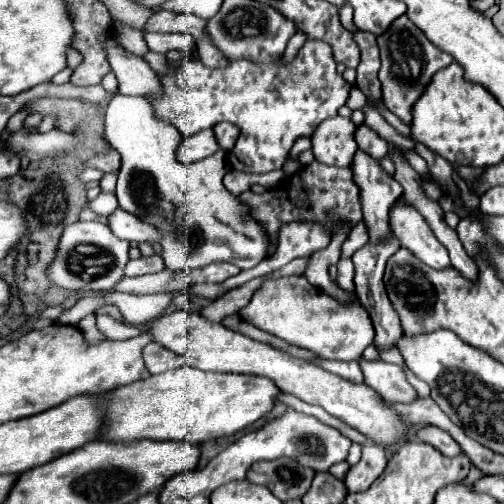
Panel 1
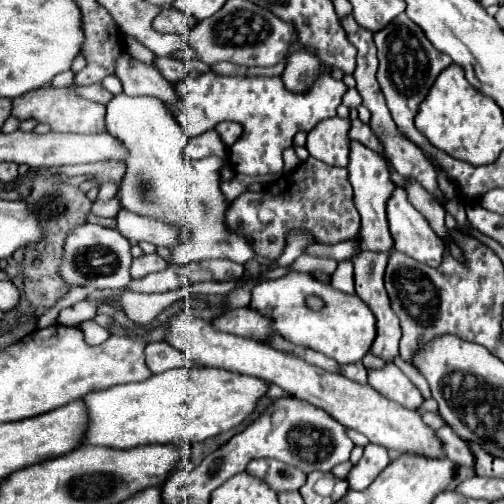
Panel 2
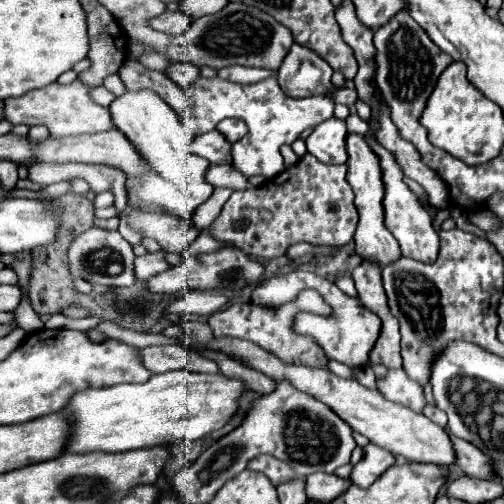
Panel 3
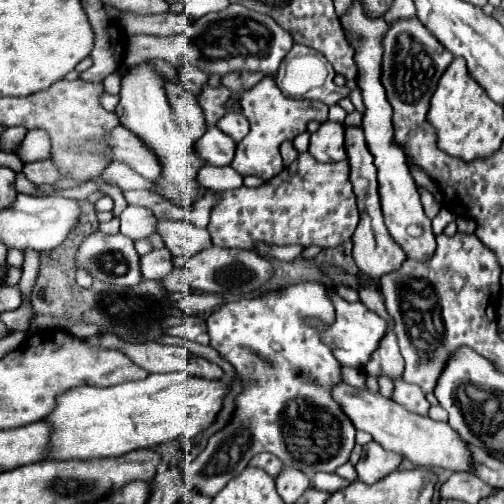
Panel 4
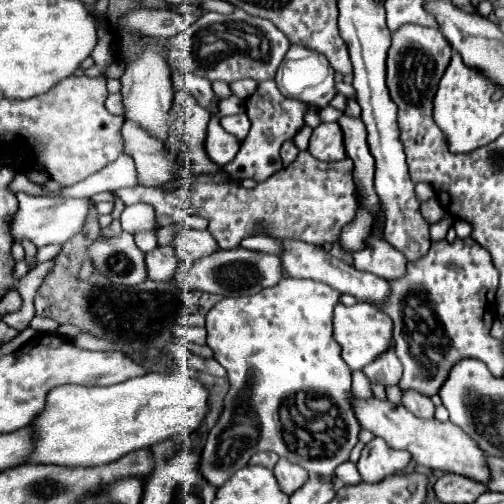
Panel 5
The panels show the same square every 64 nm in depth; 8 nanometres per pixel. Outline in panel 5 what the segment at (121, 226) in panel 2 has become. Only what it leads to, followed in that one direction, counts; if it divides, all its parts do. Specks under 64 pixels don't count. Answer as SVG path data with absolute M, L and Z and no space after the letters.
M180 228L176 238L172 240L172 246L176 250L178 260L182 262L194 262L218 250L218 244L208 230L192 230L192 228Z

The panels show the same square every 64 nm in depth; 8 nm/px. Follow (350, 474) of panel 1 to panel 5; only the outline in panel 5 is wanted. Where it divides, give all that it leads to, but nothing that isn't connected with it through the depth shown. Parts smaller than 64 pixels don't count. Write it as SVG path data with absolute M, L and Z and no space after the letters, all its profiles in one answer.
M382 438L370 440L356 464L364 482L380 482L392 474L402 474L410 462L410 454L392 450Z

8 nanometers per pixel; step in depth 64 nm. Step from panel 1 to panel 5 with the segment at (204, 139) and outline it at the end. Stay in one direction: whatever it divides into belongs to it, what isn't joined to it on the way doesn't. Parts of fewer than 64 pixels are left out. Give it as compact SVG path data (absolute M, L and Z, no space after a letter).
M212 116L208 124L208 134L204 140L204 150L212 158L212 162L218 166L226 166L230 160L234 160L238 148L240 148L240 142L220 126L218 118Z

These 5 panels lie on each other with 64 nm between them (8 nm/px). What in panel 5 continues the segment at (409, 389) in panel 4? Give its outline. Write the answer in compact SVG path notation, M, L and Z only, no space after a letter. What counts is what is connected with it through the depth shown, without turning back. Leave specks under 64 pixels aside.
M402 392L402 406L408 408L414 416L420 418L434 418L434 404L428 396L420 392Z

